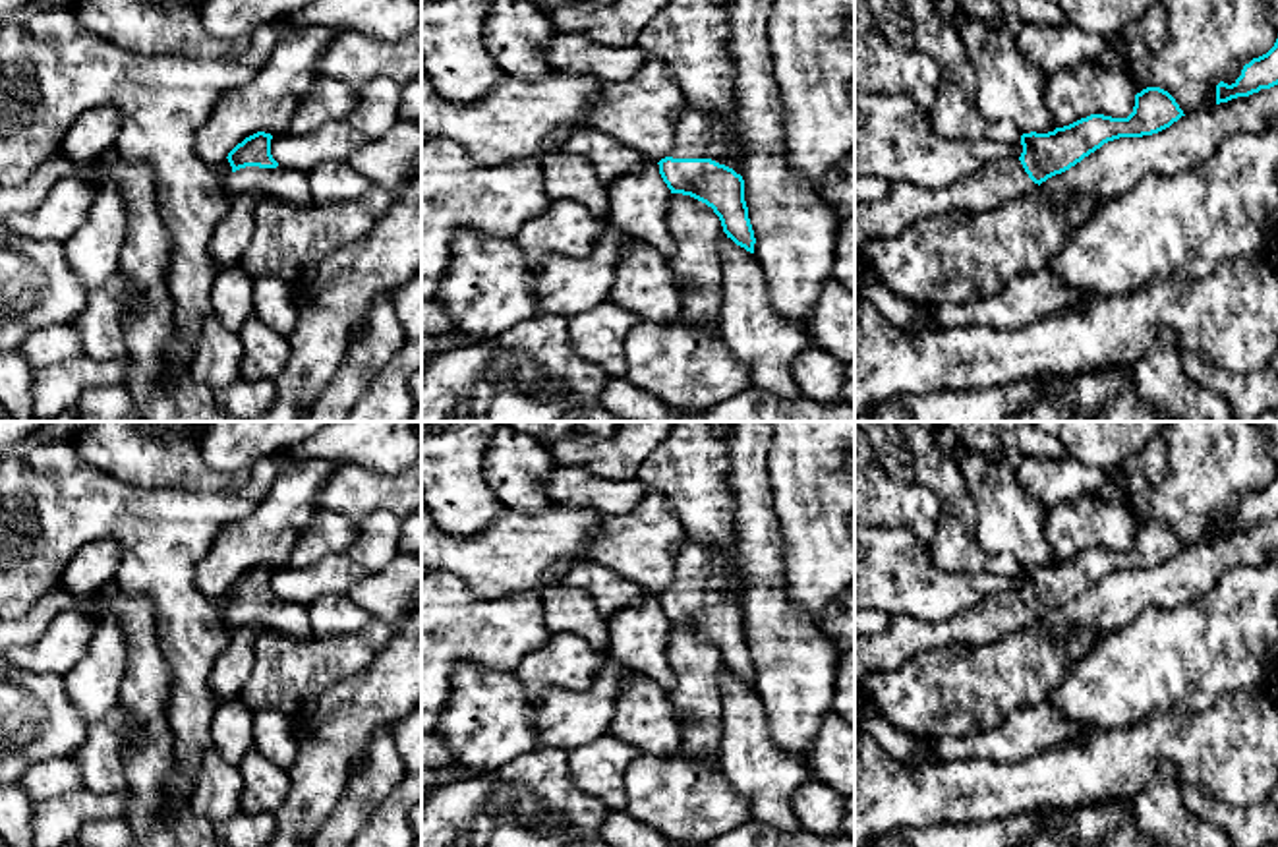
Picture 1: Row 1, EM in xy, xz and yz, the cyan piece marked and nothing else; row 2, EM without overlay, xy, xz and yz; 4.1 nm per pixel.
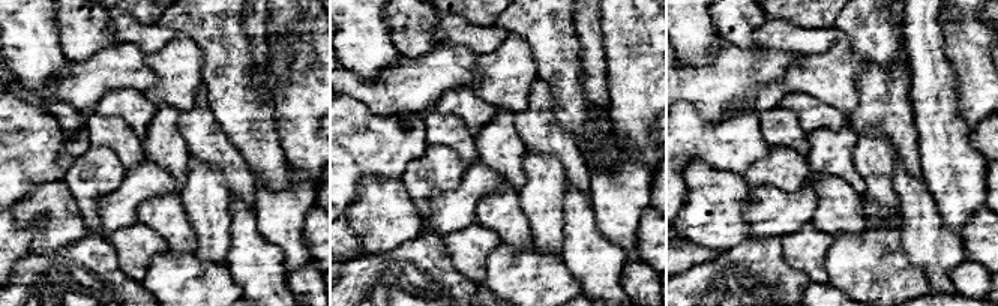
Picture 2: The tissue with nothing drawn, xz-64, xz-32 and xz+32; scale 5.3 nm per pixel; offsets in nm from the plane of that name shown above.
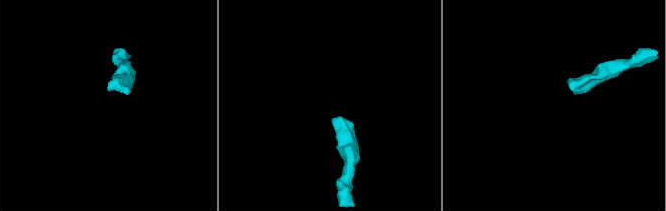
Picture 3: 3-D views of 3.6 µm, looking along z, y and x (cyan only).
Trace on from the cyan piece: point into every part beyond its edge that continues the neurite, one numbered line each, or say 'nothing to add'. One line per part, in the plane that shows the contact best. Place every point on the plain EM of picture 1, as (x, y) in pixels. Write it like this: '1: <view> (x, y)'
1: xz (698, 567)

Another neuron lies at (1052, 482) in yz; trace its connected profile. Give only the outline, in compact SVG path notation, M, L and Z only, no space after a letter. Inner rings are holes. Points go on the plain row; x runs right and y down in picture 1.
M1023 456L1017 470L1021 485L1042 503L1044 511L1077 497L1098 497L1108 474L1077 458Z

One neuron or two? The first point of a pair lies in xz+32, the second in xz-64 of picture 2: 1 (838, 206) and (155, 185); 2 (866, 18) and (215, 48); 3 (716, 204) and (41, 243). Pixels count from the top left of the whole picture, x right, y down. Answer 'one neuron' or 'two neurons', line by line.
1: two neurons
2: one neuron
3: one neuron

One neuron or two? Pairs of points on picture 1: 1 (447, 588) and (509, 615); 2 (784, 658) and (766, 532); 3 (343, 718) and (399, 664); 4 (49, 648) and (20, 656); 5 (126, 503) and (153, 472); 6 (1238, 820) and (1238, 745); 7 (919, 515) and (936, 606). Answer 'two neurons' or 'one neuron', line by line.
1: one neuron
2: one neuron
3: one neuron
4: one neuron
5: two neurons
6: two neurons
7: two neurons

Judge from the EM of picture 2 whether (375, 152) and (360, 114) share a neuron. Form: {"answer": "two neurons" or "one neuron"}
{"answer": "one neuron"}

